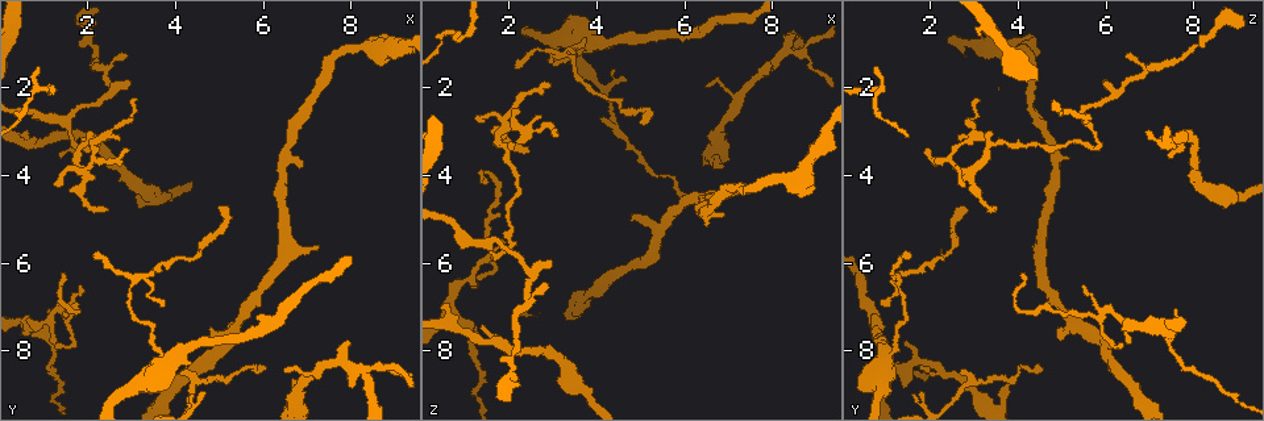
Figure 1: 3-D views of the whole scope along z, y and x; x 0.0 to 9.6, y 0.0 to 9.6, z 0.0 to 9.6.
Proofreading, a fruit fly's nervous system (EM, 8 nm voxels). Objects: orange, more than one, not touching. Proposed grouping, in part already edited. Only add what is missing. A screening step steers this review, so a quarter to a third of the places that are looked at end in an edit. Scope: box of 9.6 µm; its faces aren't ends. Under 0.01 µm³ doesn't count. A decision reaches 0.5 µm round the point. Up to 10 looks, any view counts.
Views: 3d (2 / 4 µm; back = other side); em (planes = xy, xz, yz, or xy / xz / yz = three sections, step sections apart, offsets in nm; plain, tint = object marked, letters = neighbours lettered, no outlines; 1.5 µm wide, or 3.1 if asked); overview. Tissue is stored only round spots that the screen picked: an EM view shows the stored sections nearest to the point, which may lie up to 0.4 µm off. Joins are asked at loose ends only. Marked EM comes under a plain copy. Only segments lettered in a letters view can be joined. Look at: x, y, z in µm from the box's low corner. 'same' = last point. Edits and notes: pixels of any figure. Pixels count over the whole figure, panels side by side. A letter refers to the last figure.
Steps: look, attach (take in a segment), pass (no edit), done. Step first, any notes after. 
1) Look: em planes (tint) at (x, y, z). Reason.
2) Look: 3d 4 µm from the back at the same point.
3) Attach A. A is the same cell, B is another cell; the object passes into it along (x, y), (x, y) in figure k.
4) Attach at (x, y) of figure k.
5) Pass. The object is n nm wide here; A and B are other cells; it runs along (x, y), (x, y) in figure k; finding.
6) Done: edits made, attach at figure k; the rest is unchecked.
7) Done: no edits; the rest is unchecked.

Look: 3d 4 µm at (1.50, 6.15, 4.10).

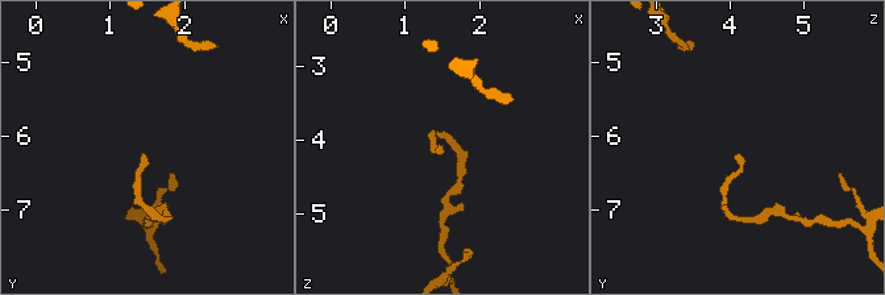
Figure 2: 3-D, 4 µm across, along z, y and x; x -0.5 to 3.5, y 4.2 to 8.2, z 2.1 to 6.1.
Look: em planes (letters) at (1.50, 6.20, 4.10). Shape alone is not enough.

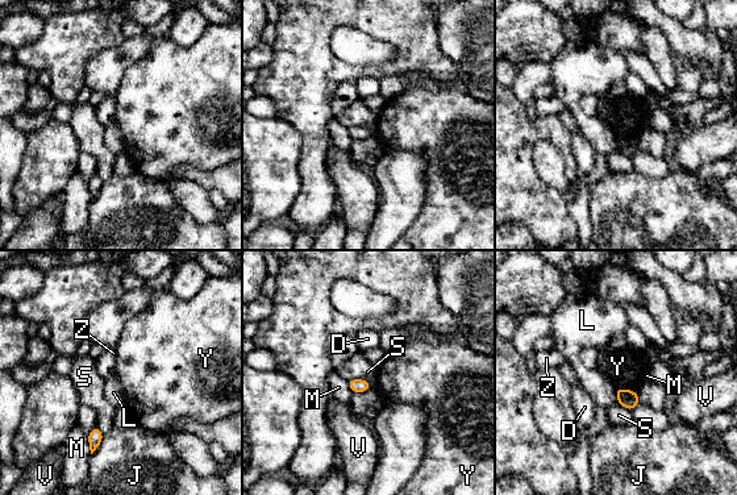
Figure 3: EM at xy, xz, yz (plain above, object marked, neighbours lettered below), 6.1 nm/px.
Pass. The object is 110 nm wide here; D, J, L, M, S, V, Y and Z are other cells; a border runs along (616, 387), (637, 392) in figure 3; none of them fits.

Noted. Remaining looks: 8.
Look: em xz step 4 (tint) at (2.40, 4.85, 3.45). Tapers out.

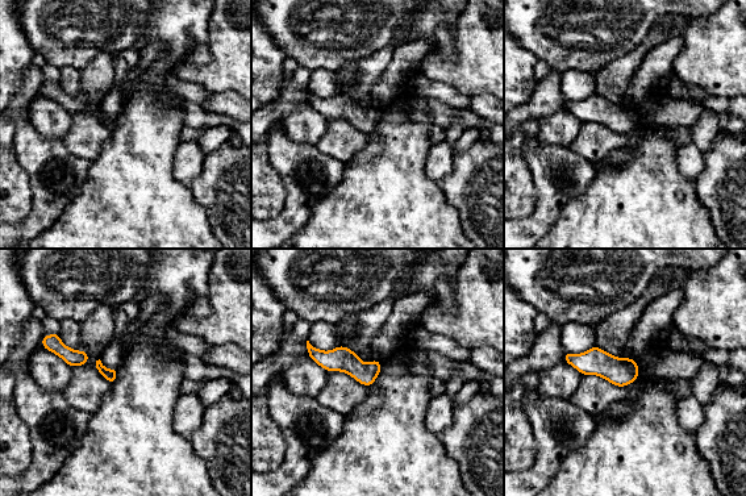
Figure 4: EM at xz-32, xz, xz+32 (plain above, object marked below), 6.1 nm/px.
Look: em planes (letters) at the same point. Another direction.

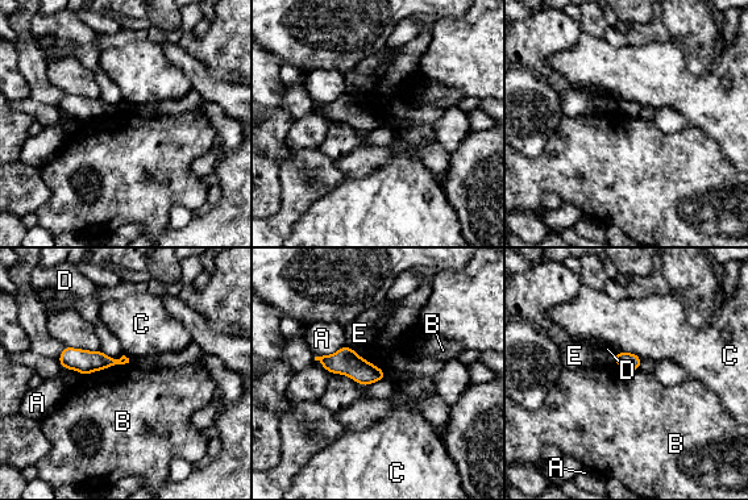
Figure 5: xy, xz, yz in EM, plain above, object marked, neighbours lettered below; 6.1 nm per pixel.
Pass. The longest contact is with B, 280 nm; A, B, C, D and E are other cells; a border runs along (124, 363), (116, 363), (82, 375) in figure 5; no lettered segment goes on from it.

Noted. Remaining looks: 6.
Look: 3d 4 µm at (6.00, 8.40, 4.55). An open end.

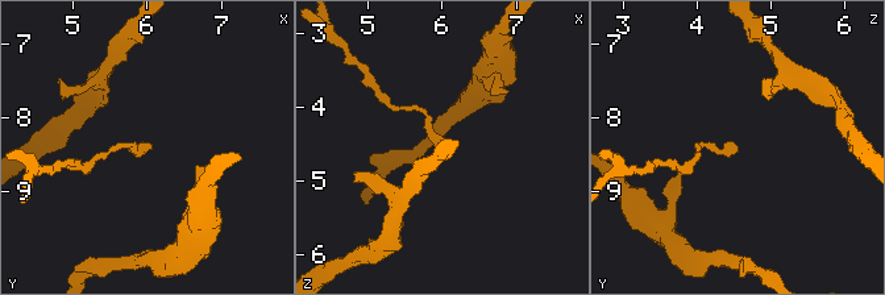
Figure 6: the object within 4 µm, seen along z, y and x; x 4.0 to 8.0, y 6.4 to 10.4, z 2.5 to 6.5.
Look: em planes (letters) at (6.05, 8.40, 4.50).

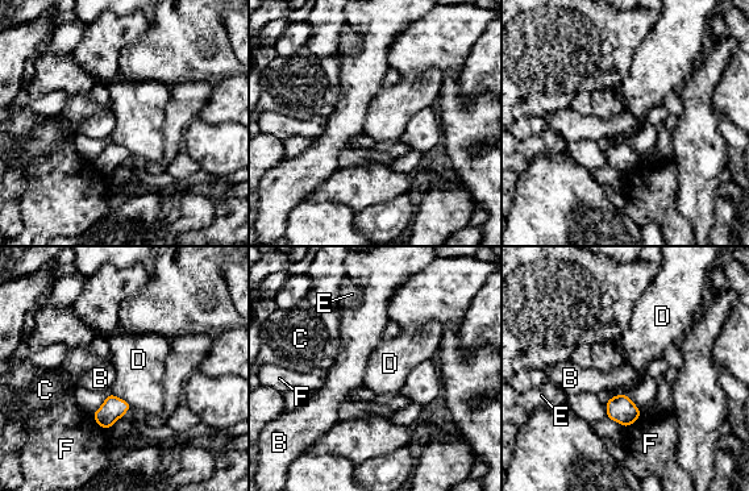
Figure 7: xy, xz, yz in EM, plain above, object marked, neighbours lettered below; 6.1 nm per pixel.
Pass. The longest contact is with D, 170 nm; B, C, D, E and F are other cells; a border runs along (109, 392), (123, 398), (132, 408) in figure 7; none of them fits.

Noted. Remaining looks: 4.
Look: 3d 2 µm from the back at (1.10, 7.15, 7.60). Free end.

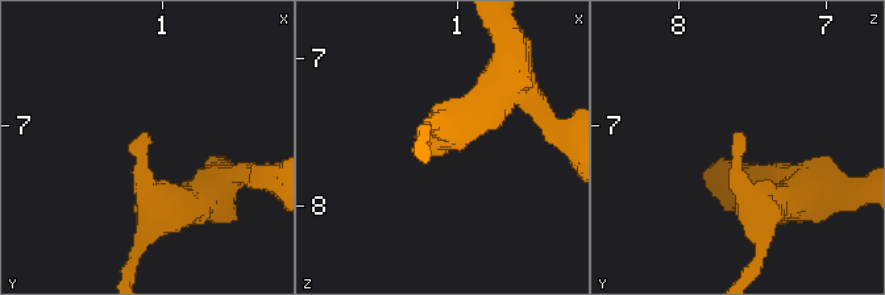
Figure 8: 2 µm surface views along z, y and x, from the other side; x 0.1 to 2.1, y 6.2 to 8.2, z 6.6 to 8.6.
Look: em yz step 8 (letters) at (1.08, 7.10, 7.56). Now the EM.

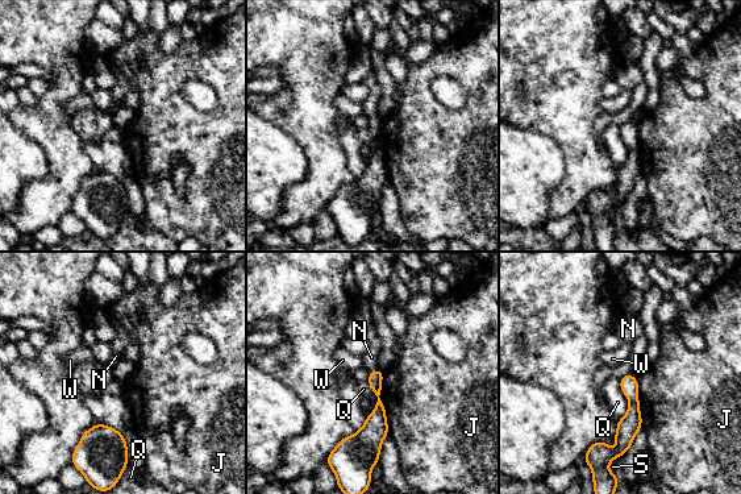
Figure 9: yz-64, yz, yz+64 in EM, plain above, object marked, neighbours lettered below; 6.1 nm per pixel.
Attach N, S. N and S are the same cell, J, Q and W are other cells; it goes on there.

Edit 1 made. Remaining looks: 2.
Done: edits made, attach at figure 9; the rest is unchecked.

